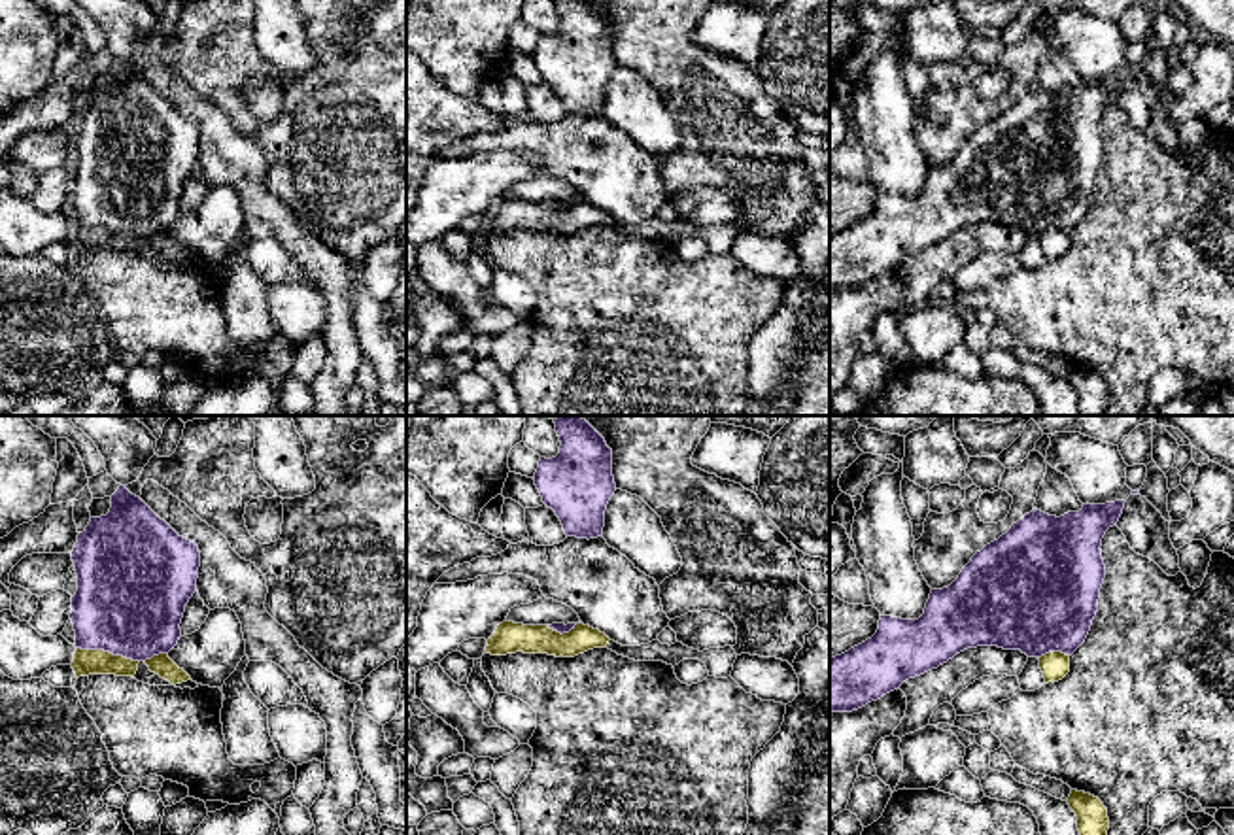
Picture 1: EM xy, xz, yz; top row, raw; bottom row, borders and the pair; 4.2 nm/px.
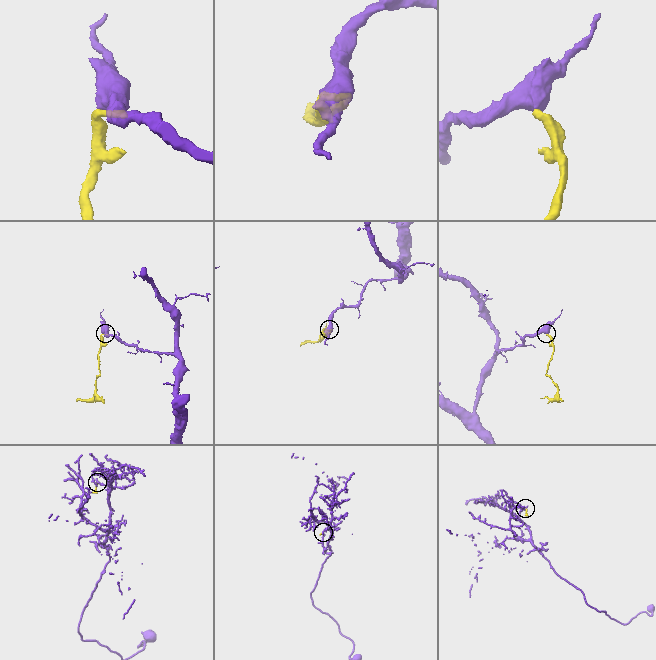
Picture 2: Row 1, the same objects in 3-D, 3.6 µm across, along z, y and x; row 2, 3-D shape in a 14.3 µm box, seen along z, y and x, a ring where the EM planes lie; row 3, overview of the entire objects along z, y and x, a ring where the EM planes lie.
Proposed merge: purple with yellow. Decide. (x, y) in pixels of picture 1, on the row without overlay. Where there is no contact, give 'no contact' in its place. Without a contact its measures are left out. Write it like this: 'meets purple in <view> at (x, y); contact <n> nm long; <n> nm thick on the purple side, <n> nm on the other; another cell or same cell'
meets purple in xy at (108, 227); contact 280 nm long; 460 nm thick on the purple side, 110 nm on the other; another cell

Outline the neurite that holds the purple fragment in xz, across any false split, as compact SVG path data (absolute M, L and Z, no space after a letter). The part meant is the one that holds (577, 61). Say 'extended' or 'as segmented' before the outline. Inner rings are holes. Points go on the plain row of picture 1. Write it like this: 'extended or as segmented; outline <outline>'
as segmented; outline M556 0L559 30L540 34L535 62L567 113L603 111L605 87L616 68L612 26L590 0Z

